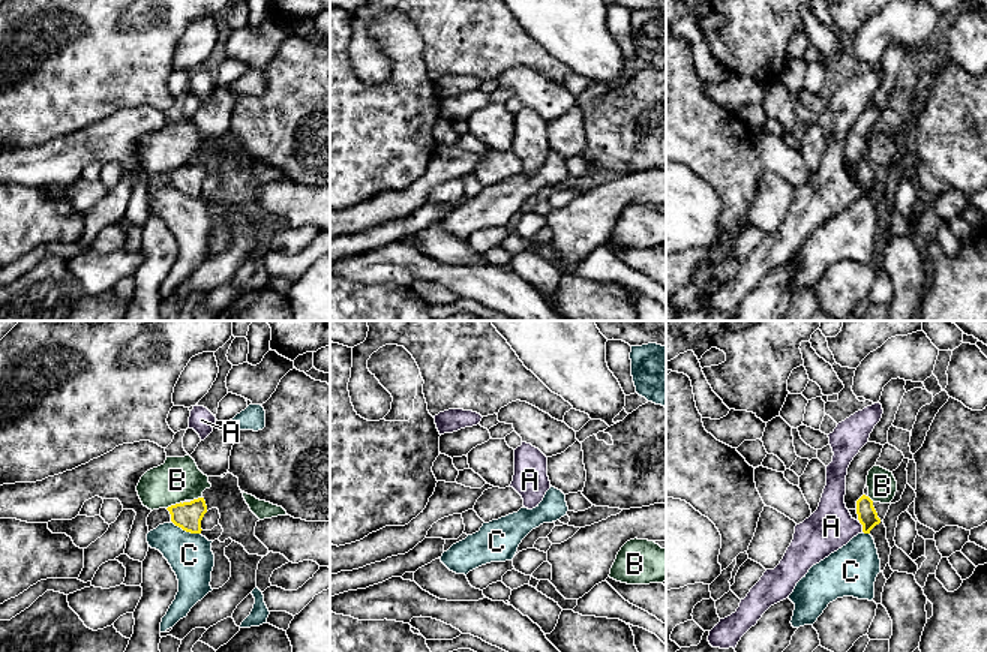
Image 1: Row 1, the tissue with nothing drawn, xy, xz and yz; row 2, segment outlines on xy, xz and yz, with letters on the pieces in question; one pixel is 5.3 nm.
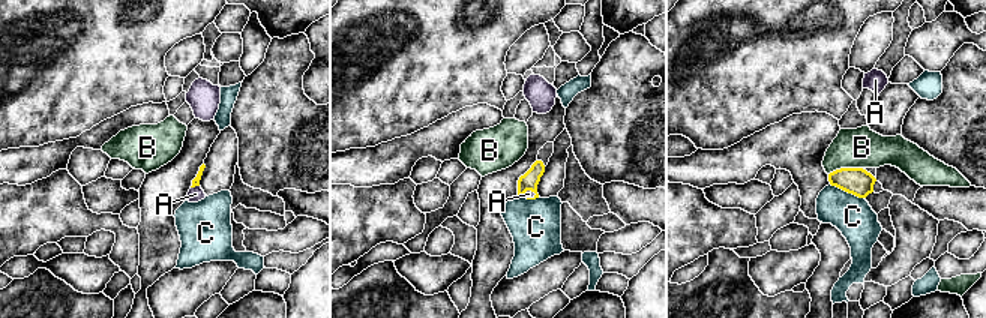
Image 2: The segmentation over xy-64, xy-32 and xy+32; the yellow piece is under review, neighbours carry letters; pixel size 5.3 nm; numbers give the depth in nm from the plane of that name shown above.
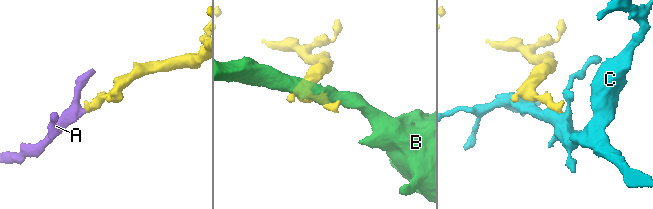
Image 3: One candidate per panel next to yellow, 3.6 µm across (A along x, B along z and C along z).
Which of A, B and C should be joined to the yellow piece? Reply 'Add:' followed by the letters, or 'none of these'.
Add: A

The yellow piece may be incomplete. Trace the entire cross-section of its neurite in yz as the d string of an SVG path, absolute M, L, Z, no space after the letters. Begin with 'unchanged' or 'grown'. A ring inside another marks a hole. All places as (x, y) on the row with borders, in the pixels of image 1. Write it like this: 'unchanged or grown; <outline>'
grown; M874 403L838 423L828 435L832 462L826 466L826 486L818 510L795 526L795 534L783 559L774 570L766 570L760 580L741 600L730 616L710 631L712 648L736 648L741 637L758 624L774 604L786 600L808 570L846 546L858 534L870 534L880 523L873 501L862 495L856 501L855 520L844 504L848 468L870 433L880 421L882 405Z

